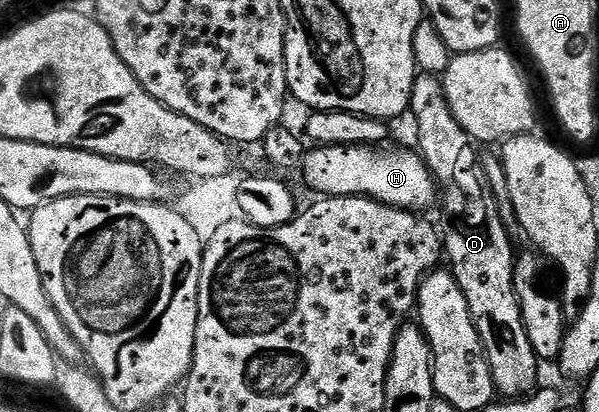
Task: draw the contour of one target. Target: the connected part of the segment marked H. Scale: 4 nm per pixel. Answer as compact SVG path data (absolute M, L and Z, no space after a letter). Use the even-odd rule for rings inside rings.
M369 145L366 147L318 147L313 146L311 148L312 152L304 159L304 179L313 187L314 190L320 191L321 196L324 197L335 197L338 195L359 195L361 197L367 197L370 199L375 199L377 203L385 203L391 207L400 207L404 211L414 211L417 213L427 212L427 207L431 205L432 202L437 202L438 199L438 184L435 179L432 178L432 172L428 170L424 160L420 158L419 154L415 150L412 151L380 151L384 149L377 149L375 146Z

